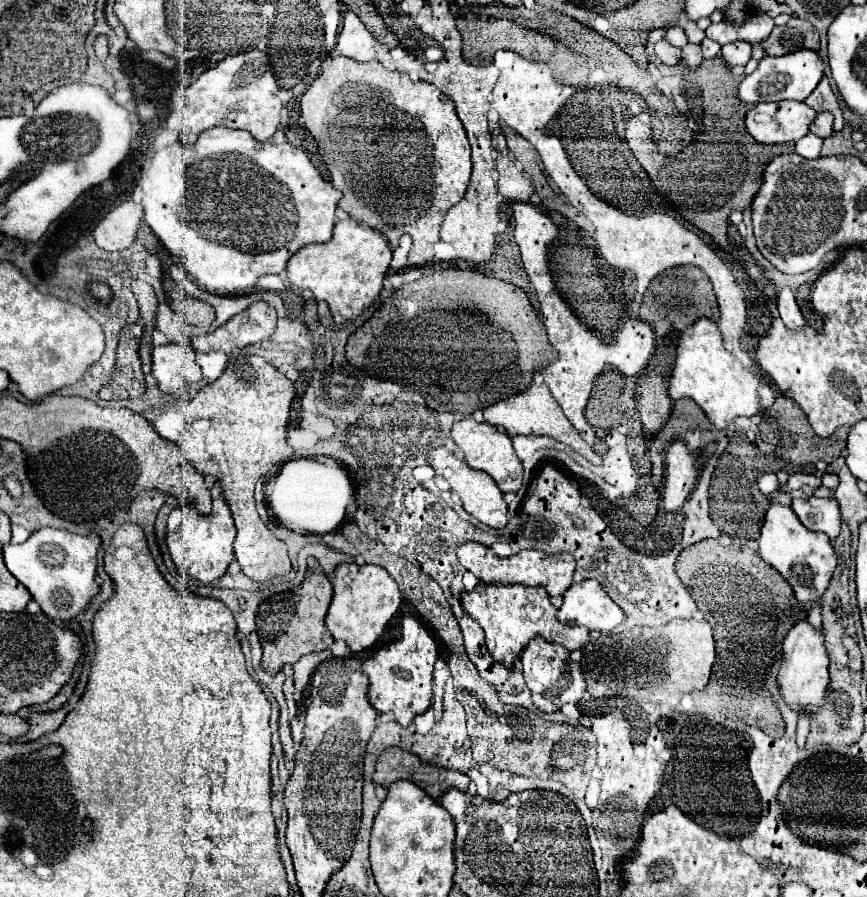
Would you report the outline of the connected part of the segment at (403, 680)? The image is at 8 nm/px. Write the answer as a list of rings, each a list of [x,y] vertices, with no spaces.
[[[416,618],[402,622],[402,638],[380,648],[374,658],[362,662],[360,670],[370,678],[368,698],[378,712],[394,712],[400,726],[408,726],[414,716],[432,704],[432,668],[438,658],[438,646]]]

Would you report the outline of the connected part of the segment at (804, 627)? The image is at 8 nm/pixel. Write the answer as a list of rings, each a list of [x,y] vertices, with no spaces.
[[[798,622],[792,632],[782,642],[782,666],[778,674],[778,682],[784,694],[784,700],[794,710],[816,712],[822,706],[824,690],[828,686],[828,654],[824,648],[822,632],[814,630],[808,622]]]

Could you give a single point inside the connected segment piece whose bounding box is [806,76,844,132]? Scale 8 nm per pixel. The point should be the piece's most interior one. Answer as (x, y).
(822, 98)

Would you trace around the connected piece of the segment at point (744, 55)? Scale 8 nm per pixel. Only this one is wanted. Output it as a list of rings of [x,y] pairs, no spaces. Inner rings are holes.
[[[732,42],[722,46],[722,58],[728,66],[746,66],[752,56],[752,46],[748,42]]]

